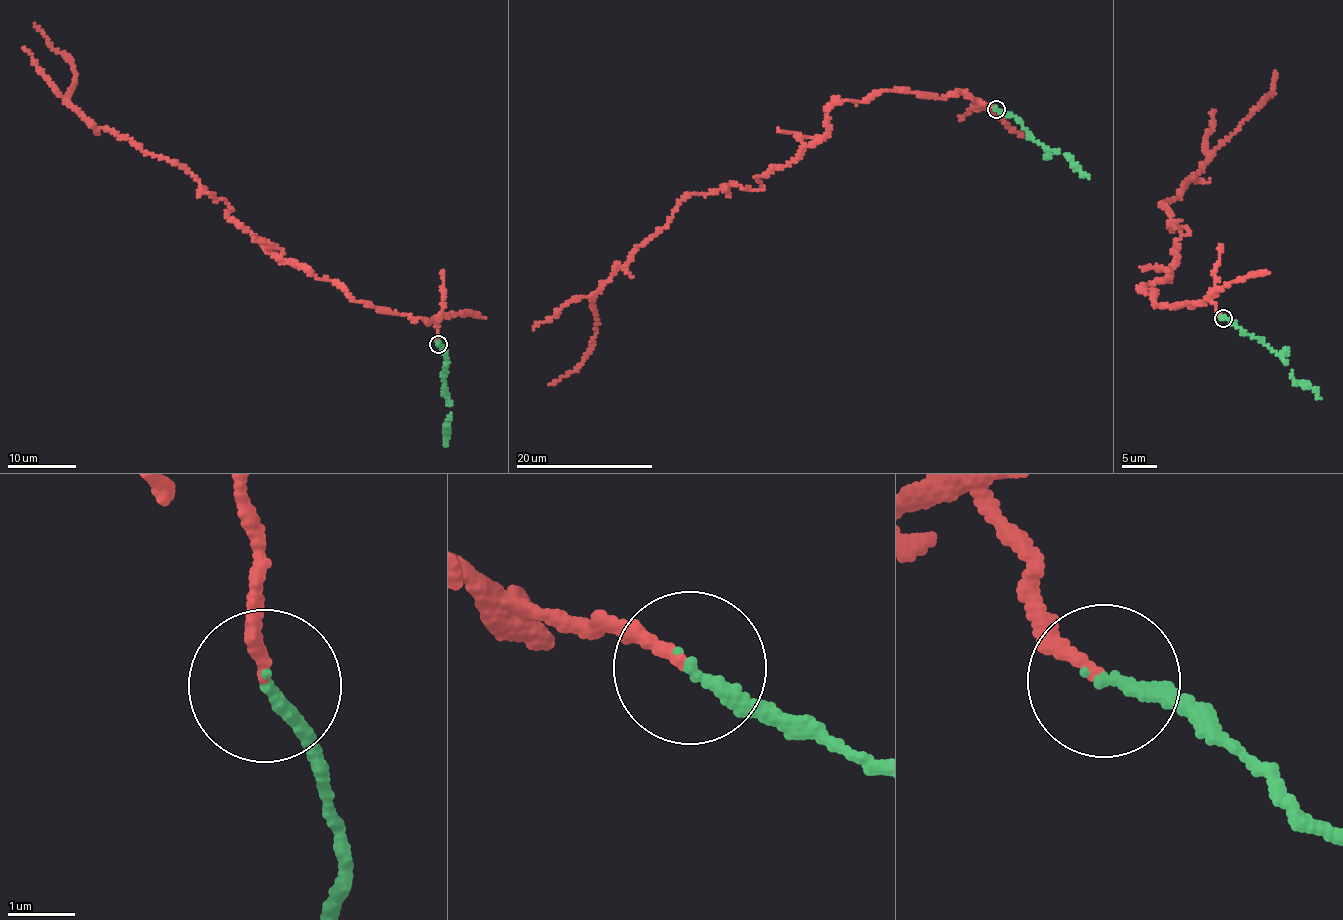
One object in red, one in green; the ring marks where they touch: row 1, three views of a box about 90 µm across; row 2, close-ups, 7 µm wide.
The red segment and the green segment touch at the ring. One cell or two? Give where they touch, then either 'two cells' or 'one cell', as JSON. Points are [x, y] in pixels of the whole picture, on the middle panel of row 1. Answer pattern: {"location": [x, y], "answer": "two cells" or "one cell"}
{"location": [996, 109], "answer": "two cells"}

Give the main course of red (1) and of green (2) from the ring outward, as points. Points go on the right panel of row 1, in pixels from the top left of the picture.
1: (1223, 317), (1207, 299), (1155, 306), (1143, 290), (1167, 279), (1188, 232), (1162, 206), (1272, 91), (1276, 71)
2: (1223, 318), (1286, 363), (1293, 379), (1304, 382), (1320, 399)

